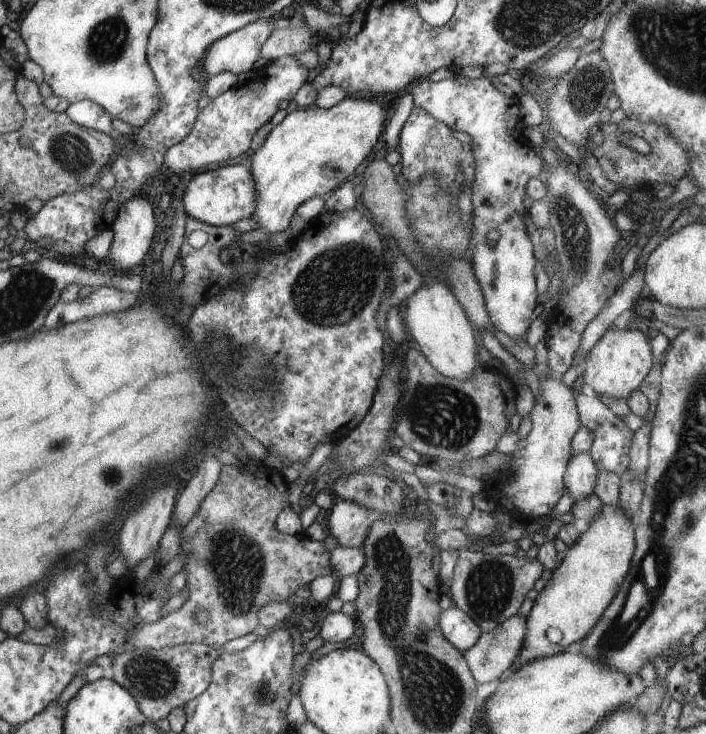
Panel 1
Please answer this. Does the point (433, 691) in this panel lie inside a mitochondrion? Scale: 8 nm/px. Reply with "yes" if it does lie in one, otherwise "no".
yes

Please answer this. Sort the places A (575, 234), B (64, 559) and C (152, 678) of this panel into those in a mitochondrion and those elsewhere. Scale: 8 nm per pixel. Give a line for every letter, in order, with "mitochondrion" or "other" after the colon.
A: mitochondrion
B: other
C: mitochondrion

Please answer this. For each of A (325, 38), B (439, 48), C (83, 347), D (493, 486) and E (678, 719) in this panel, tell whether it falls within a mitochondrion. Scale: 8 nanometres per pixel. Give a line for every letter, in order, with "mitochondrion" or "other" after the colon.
A: other
B: other
C: other
D: other
E: other

